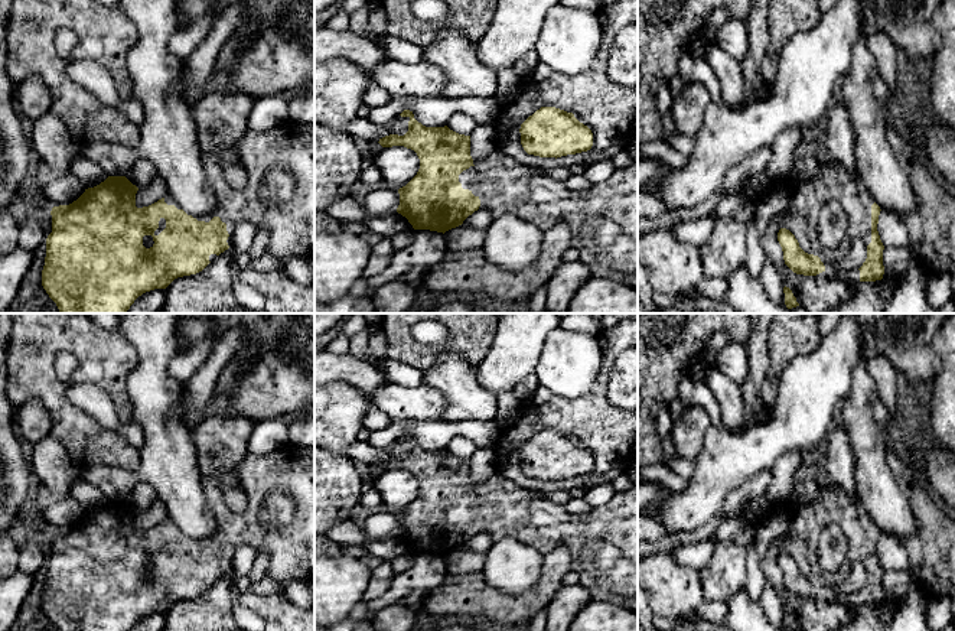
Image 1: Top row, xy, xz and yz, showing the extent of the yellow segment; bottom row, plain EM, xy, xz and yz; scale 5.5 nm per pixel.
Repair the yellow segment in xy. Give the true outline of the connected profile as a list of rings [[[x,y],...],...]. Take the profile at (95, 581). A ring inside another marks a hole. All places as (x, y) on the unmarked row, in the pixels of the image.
[[[287,443],[267,455],[248,453],[237,468],[237,478],[238,488],[247,502],[247,508],[241,514],[235,514],[231,511],[231,508],[228,507],[228,500],[225,498],[218,479],[202,479],[205,498],[216,520],[216,528],[214,534],[208,539],[188,539],[172,520],[162,521],[149,530],[137,531],[136,517],[138,511],[133,508],[126,500],[108,500],[100,508],[85,513],[85,515],[72,527],[53,530],[50,534],[52,556],[46,562],[46,580],[42,593],[42,609],[49,618],[49,621],[56,627],[58,631],[130,631],[134,624],[143,617],[154,612],[166,612],[177,601],[190,599],[202,595],[214,582],[232,570],[232,557],[239,546],[251,546],[257,552],[264,550],[270,556],[267,575],[277,582],[314,580],[314,446],[300,448]]]

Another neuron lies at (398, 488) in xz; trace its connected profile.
[[[404,469],[384,471],[366,485],[379,492],[385,510],[395,513],[405,510],[420,492],[417,476]]]

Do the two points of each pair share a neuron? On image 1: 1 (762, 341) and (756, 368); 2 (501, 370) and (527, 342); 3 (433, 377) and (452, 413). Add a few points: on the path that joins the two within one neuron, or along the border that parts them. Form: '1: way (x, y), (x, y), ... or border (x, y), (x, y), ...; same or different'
1: way (759, 348), (759, 361); same
2: way (507, 363), (520, 350); same
3: way (443, 384), (452, 393), (452, 403); same

